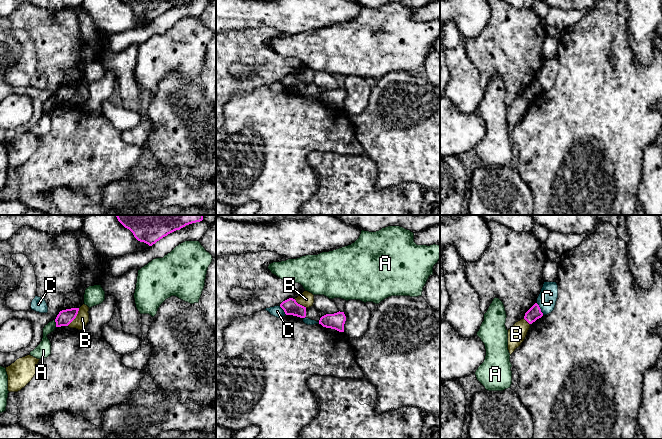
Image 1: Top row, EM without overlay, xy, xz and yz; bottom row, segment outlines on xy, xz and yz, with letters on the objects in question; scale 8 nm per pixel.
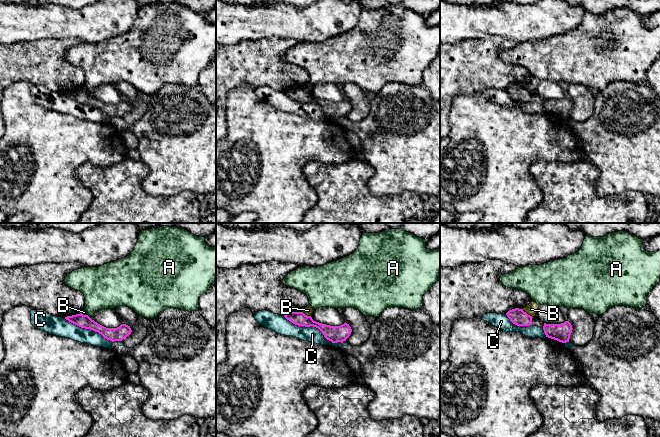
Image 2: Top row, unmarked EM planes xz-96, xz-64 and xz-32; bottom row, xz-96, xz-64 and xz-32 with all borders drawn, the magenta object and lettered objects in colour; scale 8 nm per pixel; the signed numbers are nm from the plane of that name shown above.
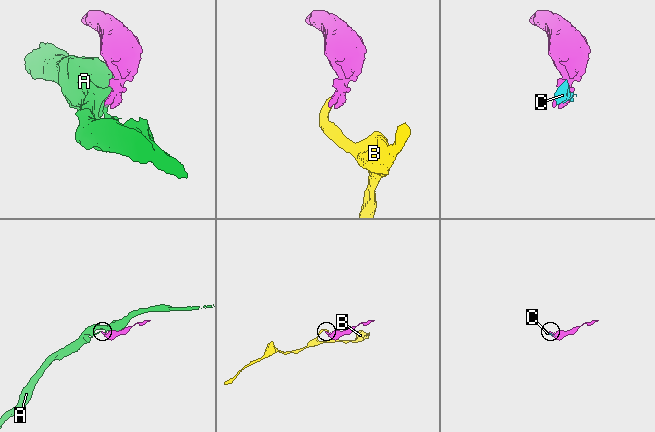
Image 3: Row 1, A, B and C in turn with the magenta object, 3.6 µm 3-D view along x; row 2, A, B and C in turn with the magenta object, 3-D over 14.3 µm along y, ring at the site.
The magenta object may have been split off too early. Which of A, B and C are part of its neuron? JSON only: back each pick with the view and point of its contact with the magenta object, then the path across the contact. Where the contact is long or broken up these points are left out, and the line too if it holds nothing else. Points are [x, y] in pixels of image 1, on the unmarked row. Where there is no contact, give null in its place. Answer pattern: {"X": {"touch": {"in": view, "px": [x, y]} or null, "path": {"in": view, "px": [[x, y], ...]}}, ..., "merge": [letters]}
{"merge": []}

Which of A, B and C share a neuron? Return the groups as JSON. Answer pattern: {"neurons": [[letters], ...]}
{"neurons": [["A"], ["B"], ["C"]]}

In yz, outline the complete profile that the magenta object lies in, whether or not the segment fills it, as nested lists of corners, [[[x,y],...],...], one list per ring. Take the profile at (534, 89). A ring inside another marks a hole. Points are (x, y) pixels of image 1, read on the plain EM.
[[[535,79],[526,89],[524,95],[529,99],[532,100],[537,95],[541,94],[543,89],[537,79]]]

